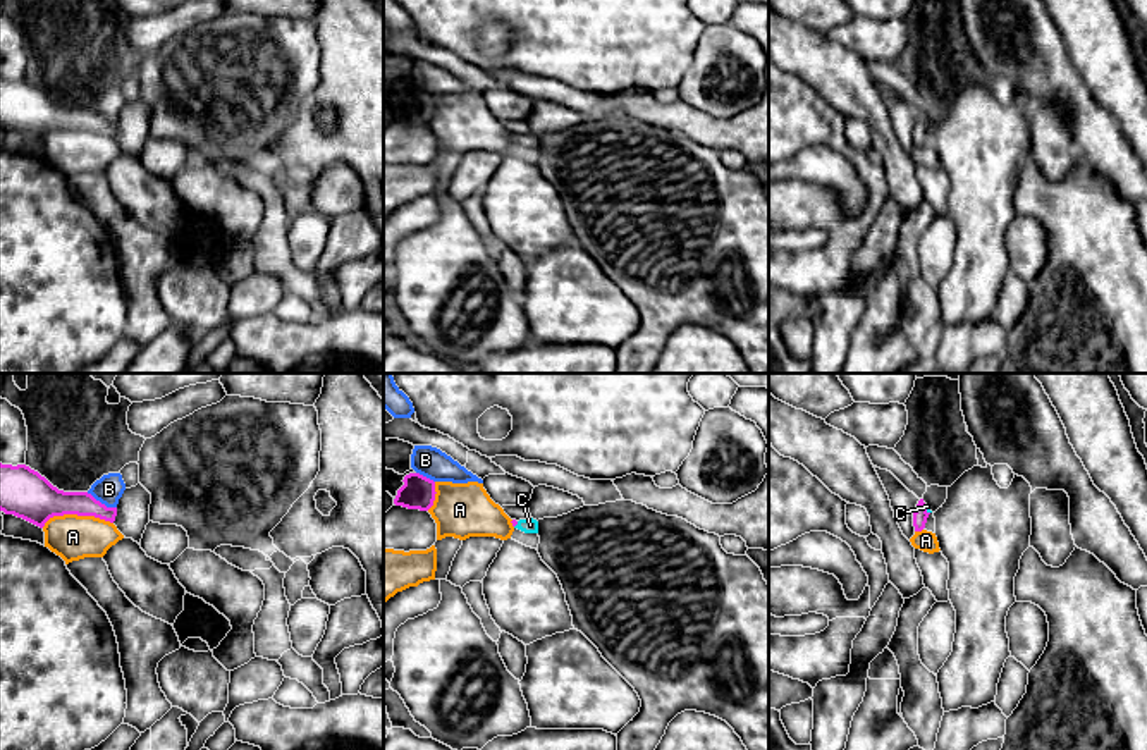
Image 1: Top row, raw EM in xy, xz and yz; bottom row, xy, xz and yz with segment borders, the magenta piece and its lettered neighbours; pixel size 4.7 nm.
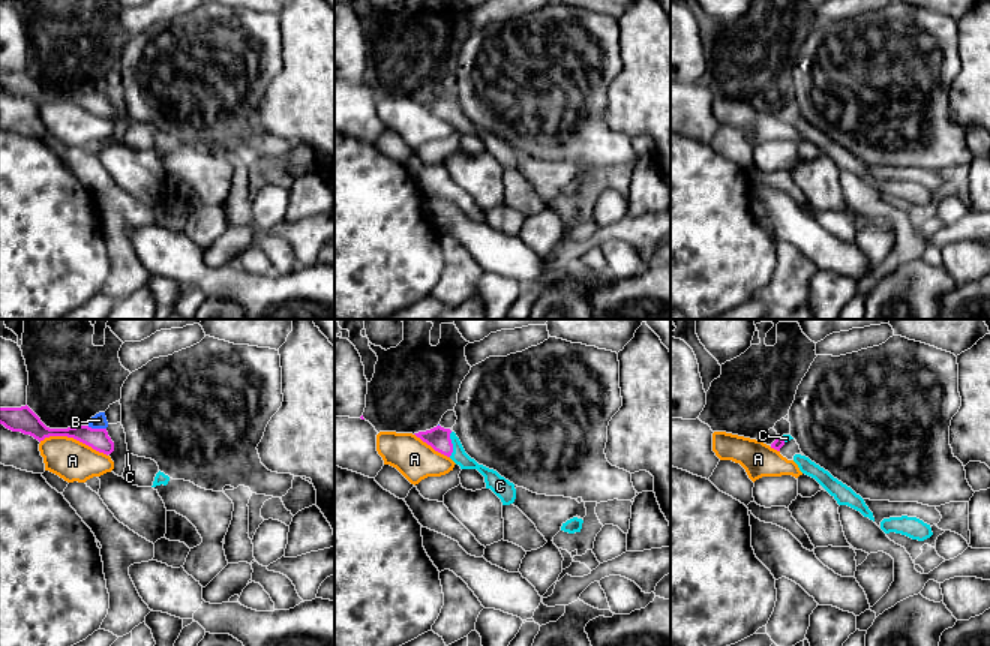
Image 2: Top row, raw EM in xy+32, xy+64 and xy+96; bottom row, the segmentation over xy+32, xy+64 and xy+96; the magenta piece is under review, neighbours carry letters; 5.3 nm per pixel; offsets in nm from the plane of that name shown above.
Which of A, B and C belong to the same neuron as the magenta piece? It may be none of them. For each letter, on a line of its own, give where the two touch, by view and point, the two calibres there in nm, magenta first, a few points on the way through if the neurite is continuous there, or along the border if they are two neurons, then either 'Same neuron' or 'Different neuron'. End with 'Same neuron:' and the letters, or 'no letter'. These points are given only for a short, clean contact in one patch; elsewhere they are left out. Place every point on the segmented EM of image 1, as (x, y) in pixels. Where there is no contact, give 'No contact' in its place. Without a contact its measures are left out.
A: Touches magenta at xy (76, 513). Thickness 220 nm (magenta) against 220 nm. Boundary: xy (112, 522), (93, 516), (54, 515), (42, 527). Different neuron
B: Touches magenta at xy (100, 503). Thickness 160 nm (magenta) against 140 nm. Different neuron
C: Touches magenta at yz (926, 510). Thickness 70 nm (magenta) against 20 nm. Path across: yz (920, 515), (926, 510), (927, 506). Same neuron
Same neuron: C

